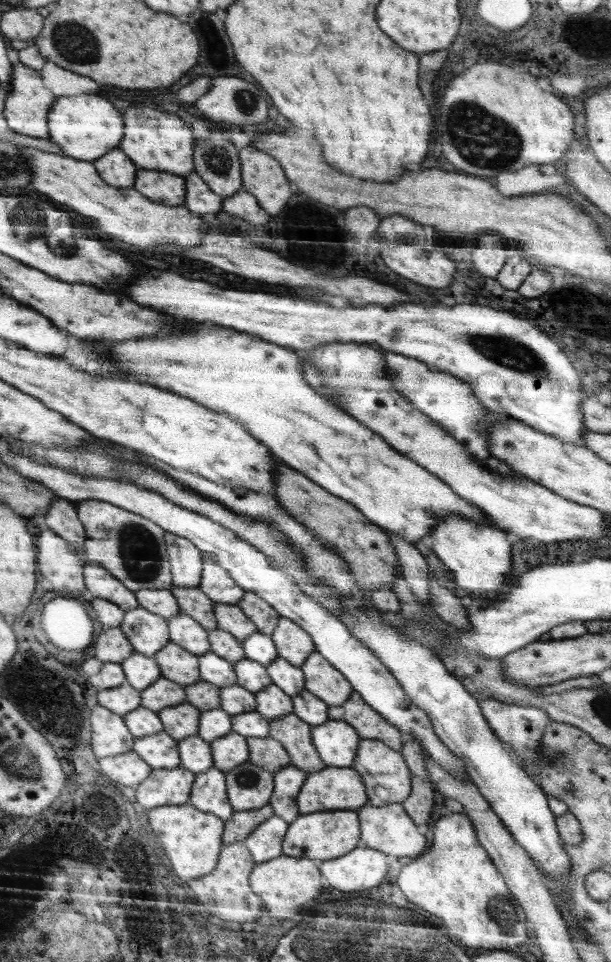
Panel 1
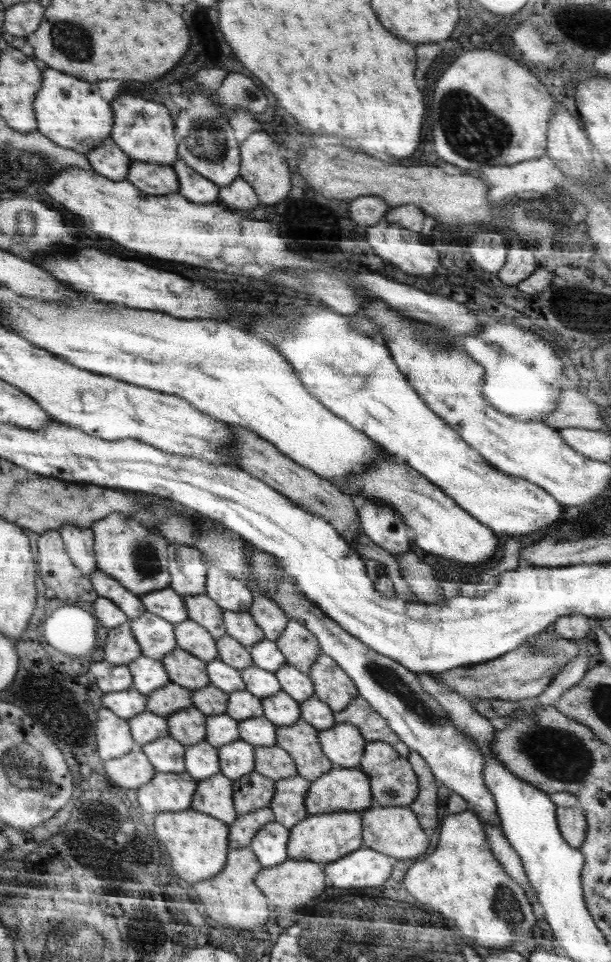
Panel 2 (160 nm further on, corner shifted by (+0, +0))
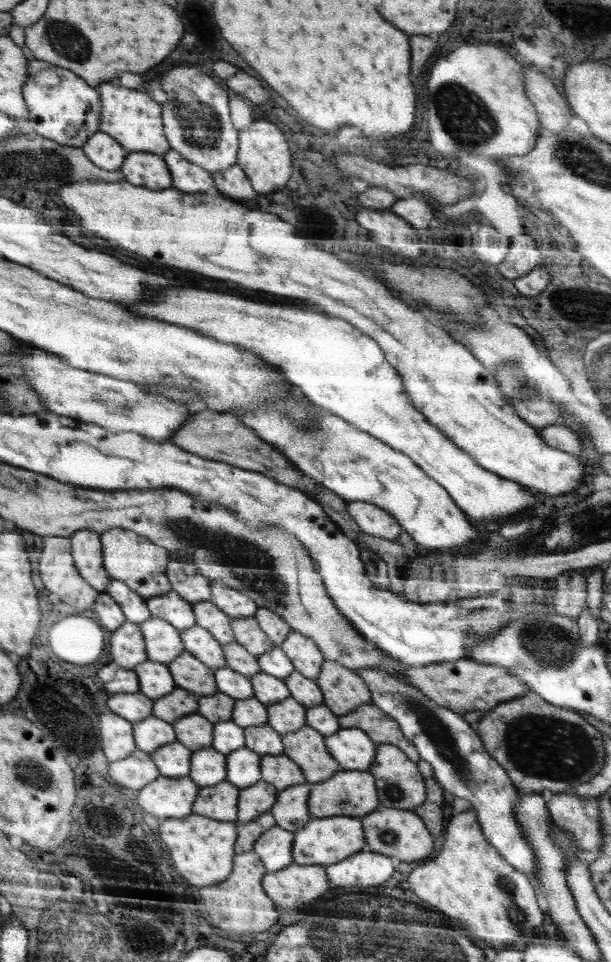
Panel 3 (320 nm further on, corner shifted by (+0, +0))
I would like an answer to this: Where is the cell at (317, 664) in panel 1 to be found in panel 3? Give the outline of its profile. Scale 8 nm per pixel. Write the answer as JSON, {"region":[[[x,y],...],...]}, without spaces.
{"region":[[[325,660],[324,668],[315,681],[324,692],[323,704],[339,718],[371,703],[370,692],[361,675],[341,663]]]}

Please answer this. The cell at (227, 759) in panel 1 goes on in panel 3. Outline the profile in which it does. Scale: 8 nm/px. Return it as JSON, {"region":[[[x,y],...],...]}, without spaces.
{"region":[[[246,747],[230,752],[226,755],[226,781],[240,790],[256,784],[261,780],[260,759],[259,754]]]}

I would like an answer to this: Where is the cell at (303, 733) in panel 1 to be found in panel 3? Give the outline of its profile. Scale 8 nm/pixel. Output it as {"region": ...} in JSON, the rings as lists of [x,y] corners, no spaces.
{"region":[[[306,724],[296,732],[282,737],[282,753],[301,766],[311,785],[324,782],[342,770],[337,759],[329,753],[325,737],[321,731]]]}

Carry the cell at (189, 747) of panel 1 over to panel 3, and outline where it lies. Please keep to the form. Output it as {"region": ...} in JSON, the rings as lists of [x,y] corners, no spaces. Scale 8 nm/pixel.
{"region":[[[213,747],[194,751],[191,756],[189,777],[201,788],[226,781],[226,755]]]}

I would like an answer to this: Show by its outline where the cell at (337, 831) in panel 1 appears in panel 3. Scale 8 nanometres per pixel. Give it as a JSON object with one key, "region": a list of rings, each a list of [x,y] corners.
{"region":[[[349,816],[312,818],[309,824],[296,831],[298,842],[294,843],[293,863],[299,865],[331,865],[361,853],[366,848],[365,832],[360,820]]]}

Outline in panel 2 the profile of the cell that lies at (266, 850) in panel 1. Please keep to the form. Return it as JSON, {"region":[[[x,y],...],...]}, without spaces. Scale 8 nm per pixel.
{"region":[[[273,820],[265,824],[252,839],[250,848],[263,867],[280,865],[287,859],[287,842],[289,839],[289,827]]]}

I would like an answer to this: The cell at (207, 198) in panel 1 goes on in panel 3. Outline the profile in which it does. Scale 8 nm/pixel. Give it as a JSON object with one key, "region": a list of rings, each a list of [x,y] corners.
{"region":[[[171,149],[162,158],[171,170],[174,188],[182,190],[184,193],[206,192],[214,186],[212,176],[210,176],[211,172],[206,172],[196,163],[189,162],[180,152]]]}

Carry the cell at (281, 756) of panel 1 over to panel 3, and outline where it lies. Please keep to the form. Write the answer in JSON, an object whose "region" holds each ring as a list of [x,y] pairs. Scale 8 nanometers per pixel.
{"region":[[[281,753],[276,756],[262,756],[260,762],[261,780],[273,783],[278,790],[298,784],[307,784],[301,766],[298,766],[298,763],[288,755]]]}

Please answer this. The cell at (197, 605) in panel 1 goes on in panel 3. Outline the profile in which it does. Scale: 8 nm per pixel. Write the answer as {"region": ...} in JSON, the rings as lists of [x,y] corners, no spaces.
{"region":[[[211,600],[192,603],[192,611],[196,625],[208,630],[218,642],[228,644],[235,640],[230,626],[232,619]]]}

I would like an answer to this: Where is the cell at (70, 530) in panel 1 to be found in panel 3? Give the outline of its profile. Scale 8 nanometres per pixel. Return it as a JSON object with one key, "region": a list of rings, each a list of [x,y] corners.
{"region":[[[79,530],[69,537],[72,542],[73,562],[90,586],[105,592],[112,581],[104,566],[101,533],[93,530]]]}

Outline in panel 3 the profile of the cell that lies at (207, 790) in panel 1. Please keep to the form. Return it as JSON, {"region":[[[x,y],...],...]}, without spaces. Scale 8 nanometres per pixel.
{"region":[[[222,781],[200,788],[193,813],[224,822],[236,822],[240,803],[240,789],[233,783]]]}

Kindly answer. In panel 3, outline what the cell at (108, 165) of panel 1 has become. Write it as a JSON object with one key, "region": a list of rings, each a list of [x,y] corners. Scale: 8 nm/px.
{"region":[[[101,130],[90,137],[81,150],[90,162],[109,171],[120,170],[129,156],[129,152],[117,142],[113,135]]]}

